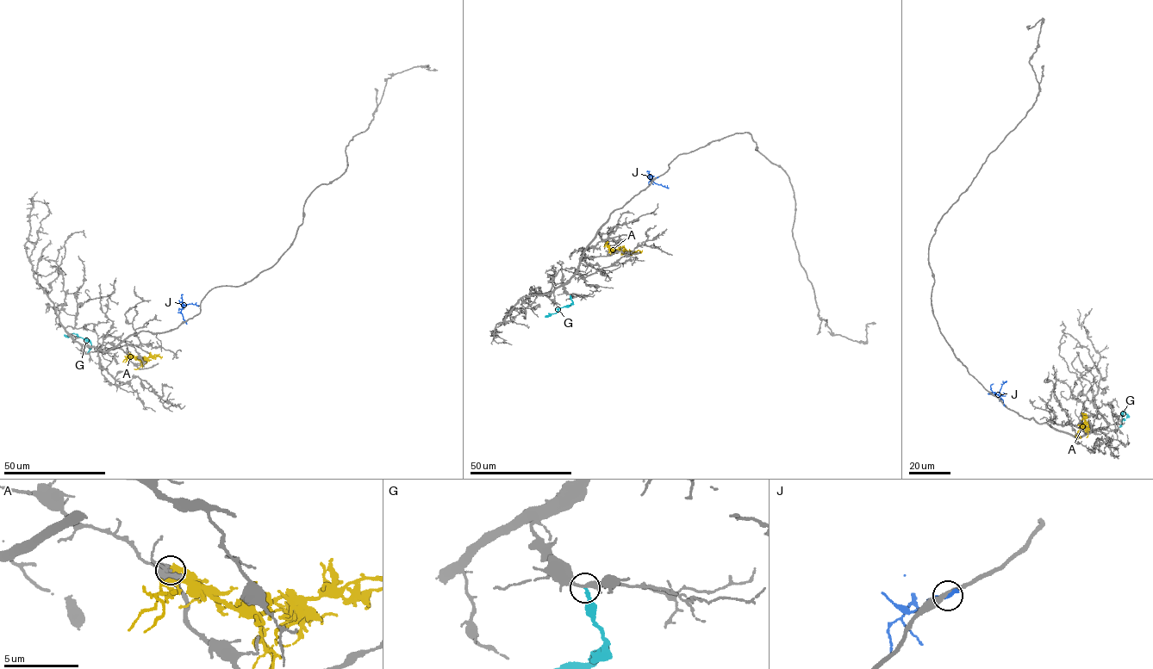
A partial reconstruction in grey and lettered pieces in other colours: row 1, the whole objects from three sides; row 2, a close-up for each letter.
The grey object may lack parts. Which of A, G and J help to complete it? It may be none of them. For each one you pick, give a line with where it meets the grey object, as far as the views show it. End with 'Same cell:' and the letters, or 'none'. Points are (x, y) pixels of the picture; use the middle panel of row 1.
Same cell: none

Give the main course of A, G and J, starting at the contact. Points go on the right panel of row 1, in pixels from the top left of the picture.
A: (1082, 427), (1086, 414), (1083, 413)
G: (1118, 429), (1122, 421), (1121, 413), (1124, 411), (1128, 416)
J: (1004, 405), (999, 394), (1002, 384), (1006, 382), (1003, 382)

